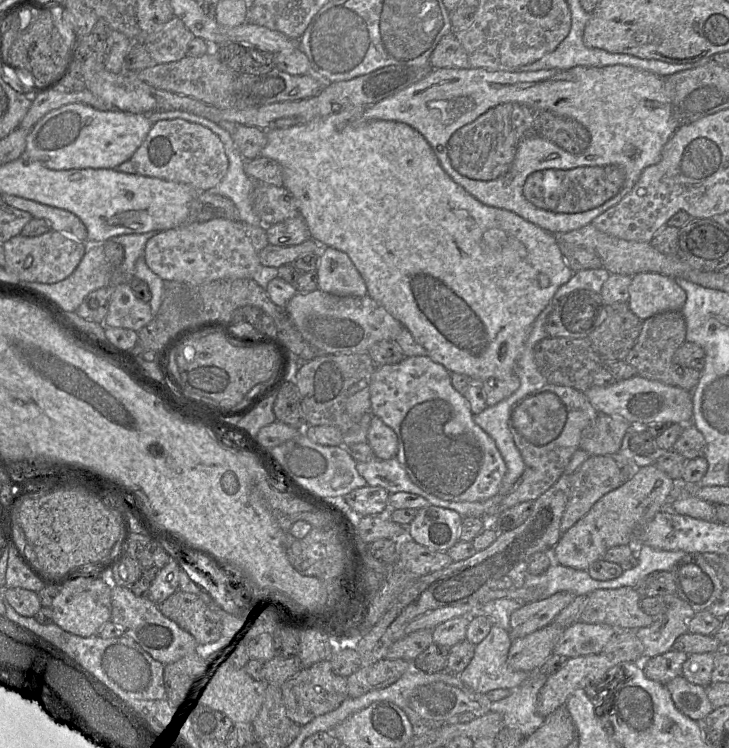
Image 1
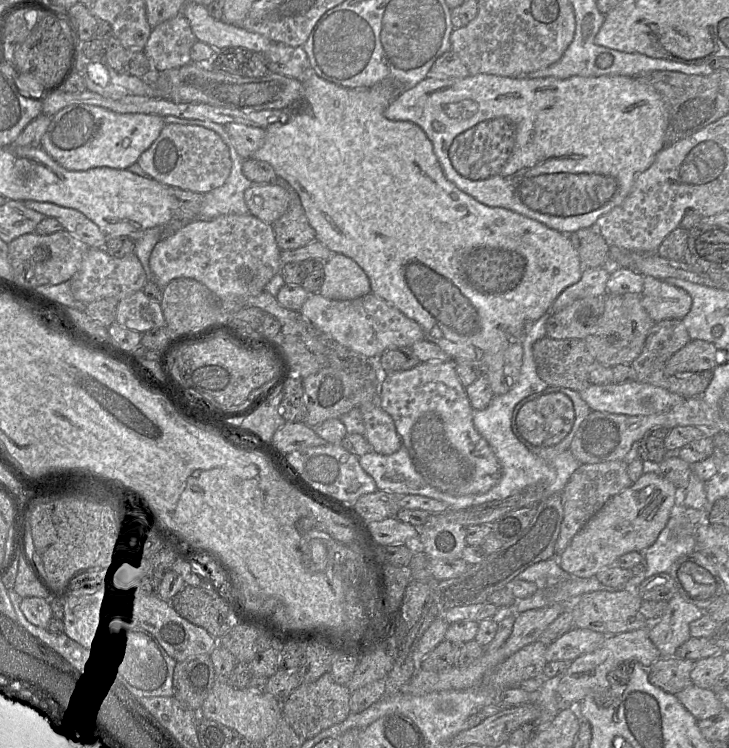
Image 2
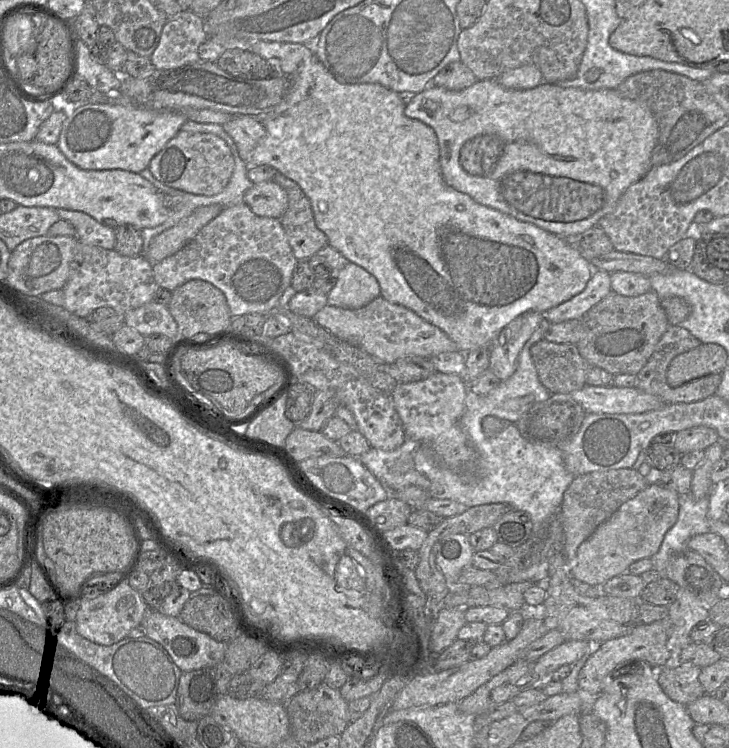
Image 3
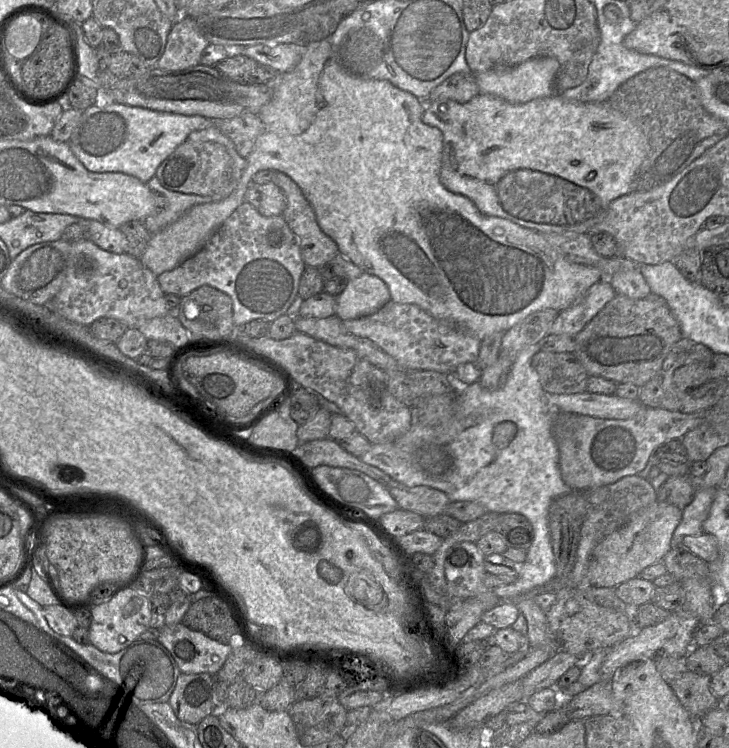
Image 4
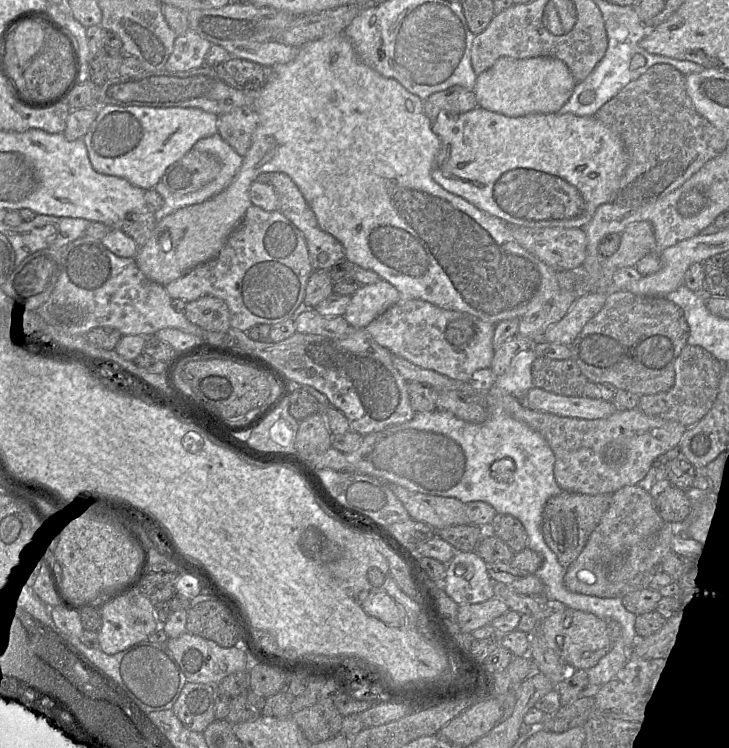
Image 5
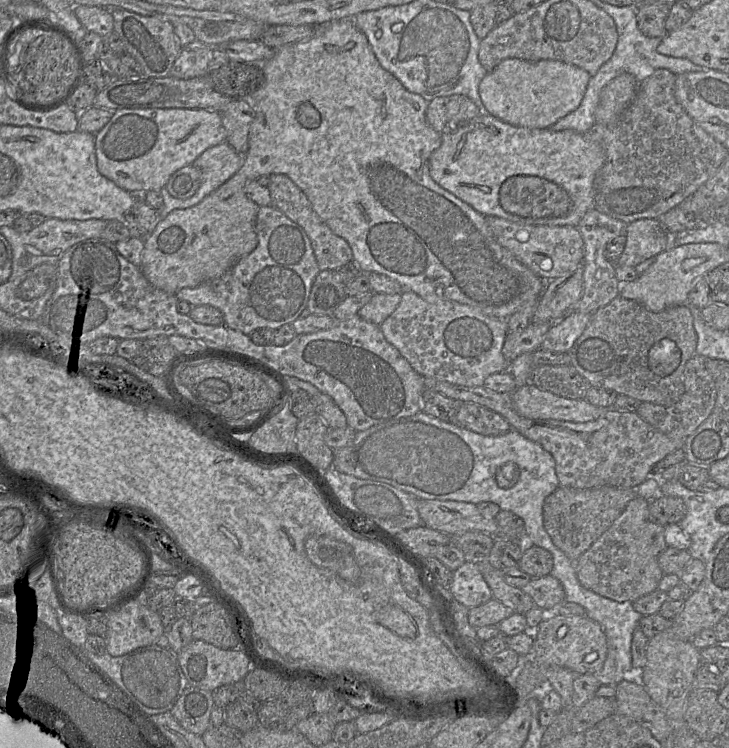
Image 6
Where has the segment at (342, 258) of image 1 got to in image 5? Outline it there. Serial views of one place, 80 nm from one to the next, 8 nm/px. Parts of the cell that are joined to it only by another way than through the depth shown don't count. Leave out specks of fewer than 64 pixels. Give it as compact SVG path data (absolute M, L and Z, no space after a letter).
M386 280L361 285L351 296L344 319L350 326L365 328L400 300L399 291Z

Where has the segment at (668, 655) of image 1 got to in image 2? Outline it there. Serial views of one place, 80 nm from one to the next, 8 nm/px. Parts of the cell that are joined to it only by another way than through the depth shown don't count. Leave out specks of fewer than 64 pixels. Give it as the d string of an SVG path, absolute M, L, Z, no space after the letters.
M675 656L661 657L648 669L649 681L670 694L676 695L693 685L691 671L696 661Z

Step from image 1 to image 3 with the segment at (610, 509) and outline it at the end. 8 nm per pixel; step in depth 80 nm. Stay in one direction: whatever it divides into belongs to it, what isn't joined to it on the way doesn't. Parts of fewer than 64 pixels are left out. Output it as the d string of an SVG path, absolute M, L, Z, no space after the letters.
M658 483L648 484L624 502L579 545L570 565L572 578L590 586L602 587L612 577L629 572L633 562L651 558L658 552L666 532L676 523L678 514L679 495Z

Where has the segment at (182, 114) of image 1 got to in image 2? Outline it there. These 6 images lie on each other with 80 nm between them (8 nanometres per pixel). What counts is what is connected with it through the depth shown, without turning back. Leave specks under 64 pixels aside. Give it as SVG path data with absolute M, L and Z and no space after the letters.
M165 116L164 121L169 123L201 126L216 132L227 145L232 160L232 169L226 182L211 192L205 193L199 216L203 219L214 219L219 216L235 214L250 214L244 195L254 183L243 174L245 161L237 152L235 145L224 125L199 119L184 119L176 116Z

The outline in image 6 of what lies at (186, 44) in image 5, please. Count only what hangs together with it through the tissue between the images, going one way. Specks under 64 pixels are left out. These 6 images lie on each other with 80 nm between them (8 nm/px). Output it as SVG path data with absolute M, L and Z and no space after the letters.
M197 39L183 46L170 70L170 76L191 79L208 75L209 61L215 48Z

